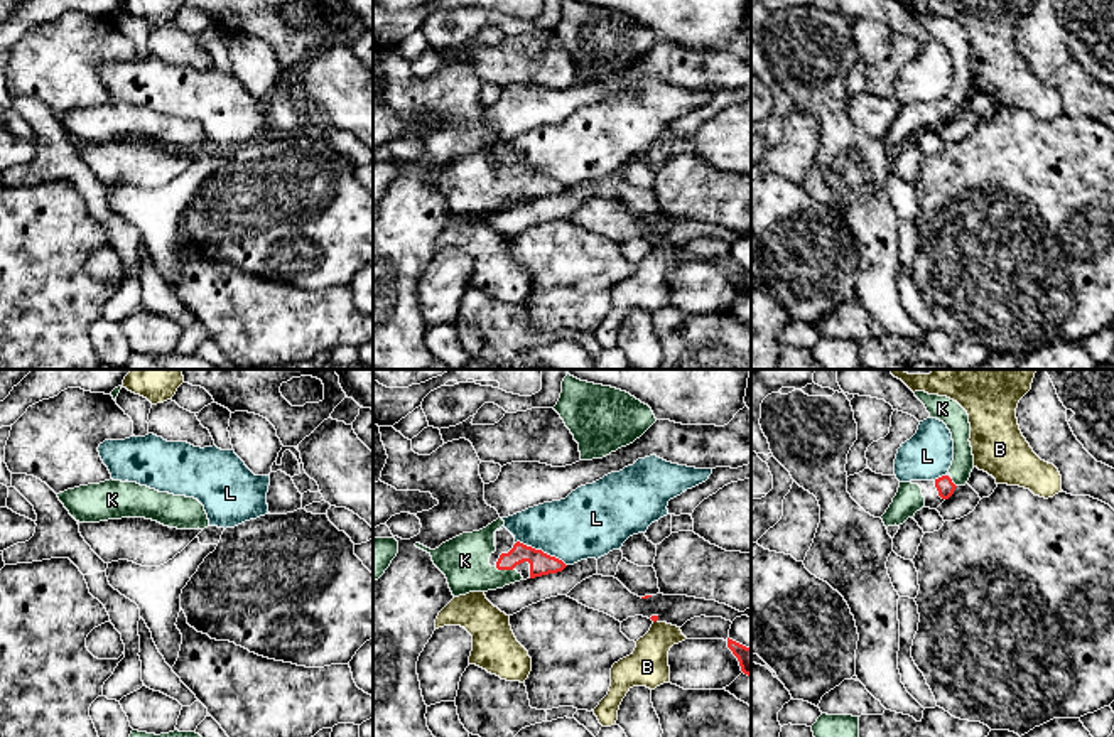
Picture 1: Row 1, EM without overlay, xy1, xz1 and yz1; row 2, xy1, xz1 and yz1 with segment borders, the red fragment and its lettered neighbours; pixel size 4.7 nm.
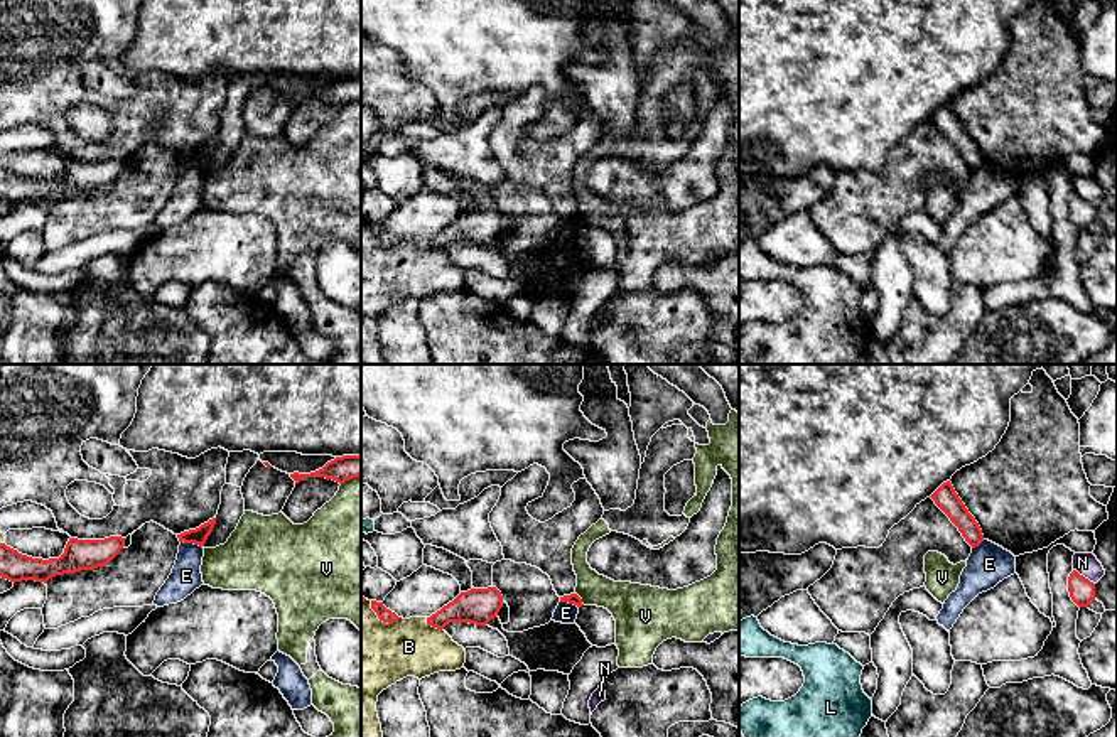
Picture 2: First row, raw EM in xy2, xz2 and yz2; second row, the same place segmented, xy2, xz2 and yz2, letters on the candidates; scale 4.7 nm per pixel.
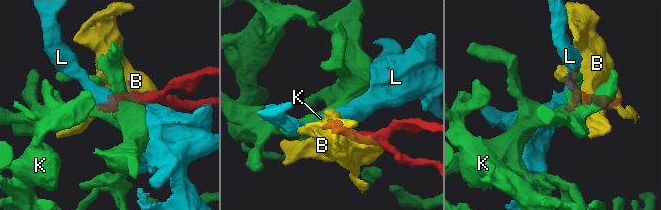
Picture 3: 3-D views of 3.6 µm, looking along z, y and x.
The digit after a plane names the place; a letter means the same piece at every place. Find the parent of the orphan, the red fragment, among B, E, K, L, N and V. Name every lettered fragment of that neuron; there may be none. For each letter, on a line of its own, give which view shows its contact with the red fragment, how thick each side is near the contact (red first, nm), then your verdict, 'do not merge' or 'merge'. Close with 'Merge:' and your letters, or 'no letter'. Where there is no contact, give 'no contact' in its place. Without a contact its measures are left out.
B: xz2 | 180/280 nm | do not merge
E: xy2 | 80/150 nm | do not merge
K: xz1 | 110/240 nm | merge
L: xz1 | 110/320 nm | do not merge
N: yz2 | 120/110 nm | do not merge
V: xz2 | 50/200 nm | do not merge
Merge: K

